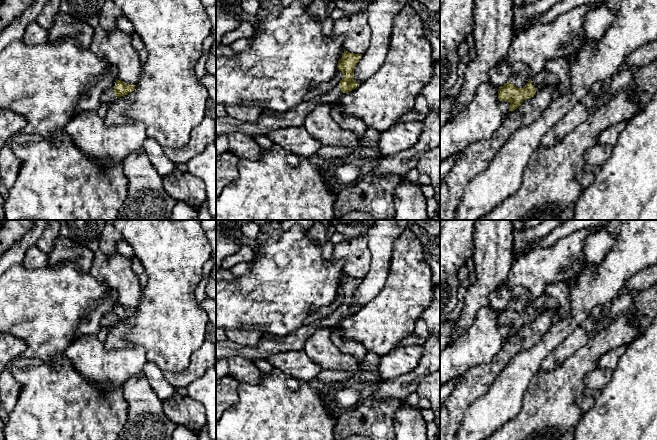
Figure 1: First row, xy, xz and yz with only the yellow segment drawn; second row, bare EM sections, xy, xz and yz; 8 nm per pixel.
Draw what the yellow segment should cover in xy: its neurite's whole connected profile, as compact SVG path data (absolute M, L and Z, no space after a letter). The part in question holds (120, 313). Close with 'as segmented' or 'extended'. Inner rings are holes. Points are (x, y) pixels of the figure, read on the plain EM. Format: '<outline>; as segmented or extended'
M117 304L113 311L106 313L101 319L101 326L110 328L116 322L127 319L135 313L135 309Z; extended

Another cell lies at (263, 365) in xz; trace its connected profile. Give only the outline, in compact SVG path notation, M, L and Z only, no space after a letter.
M257 359L253 363L262 373L272 373L274 371L274 366L267 359Z

